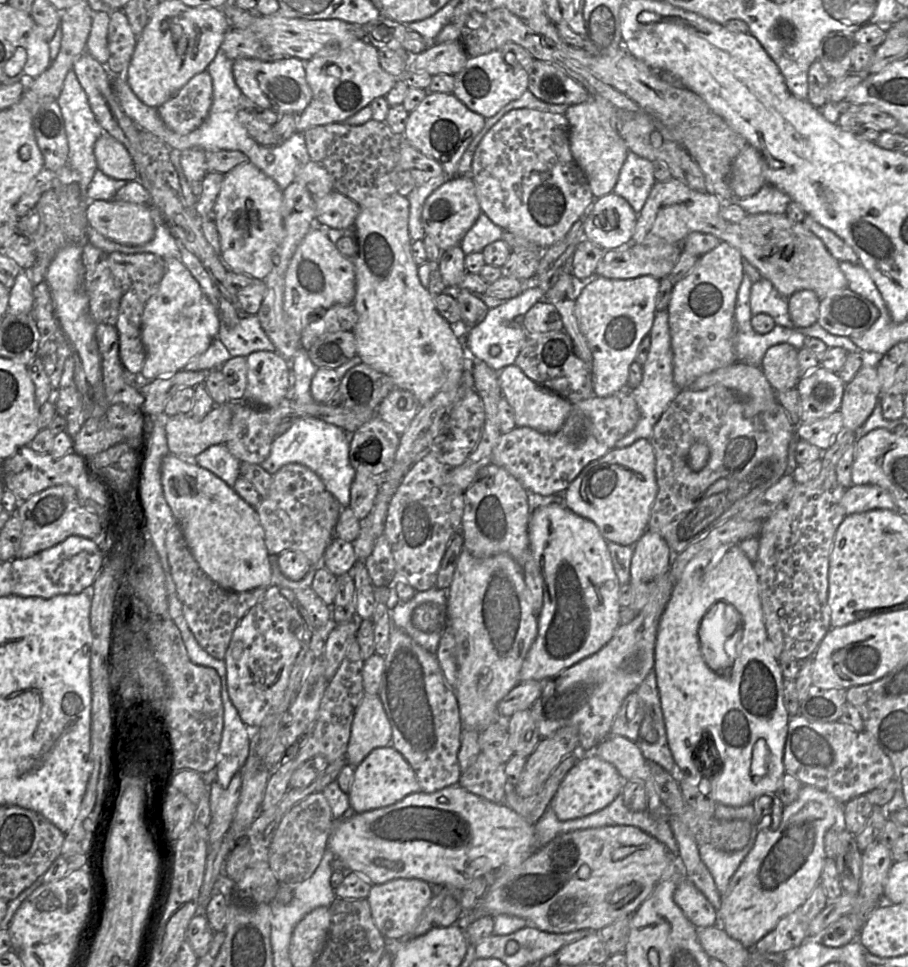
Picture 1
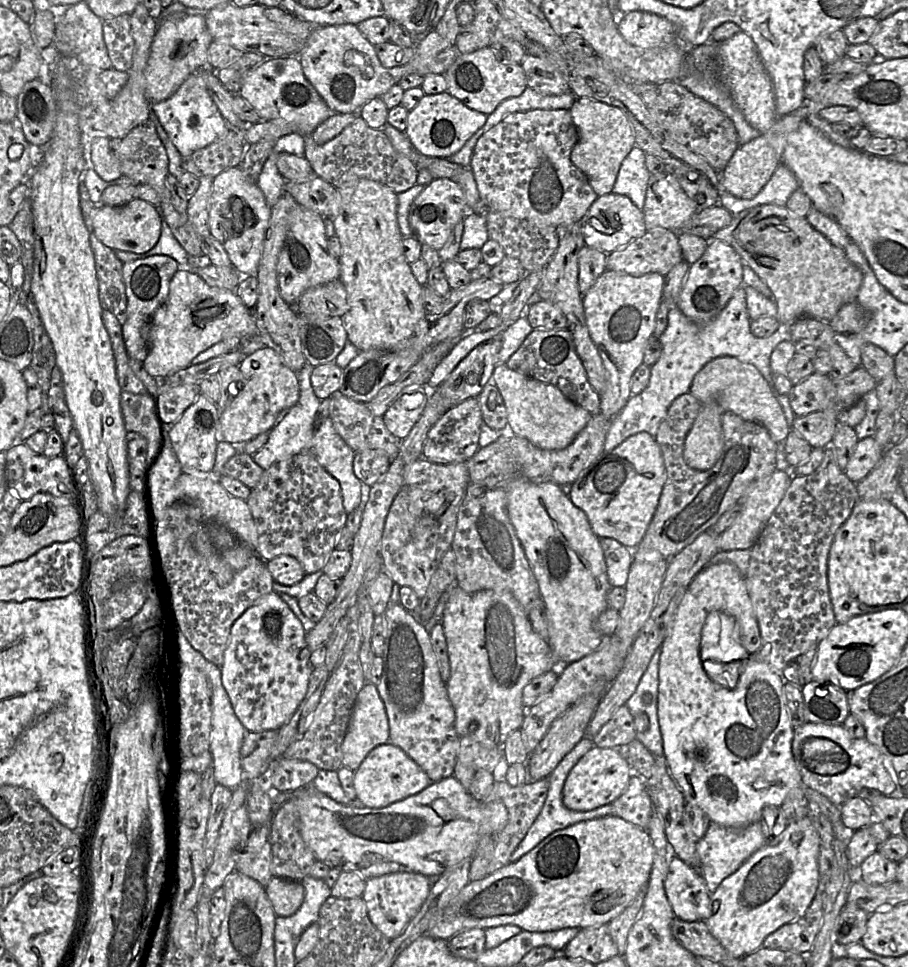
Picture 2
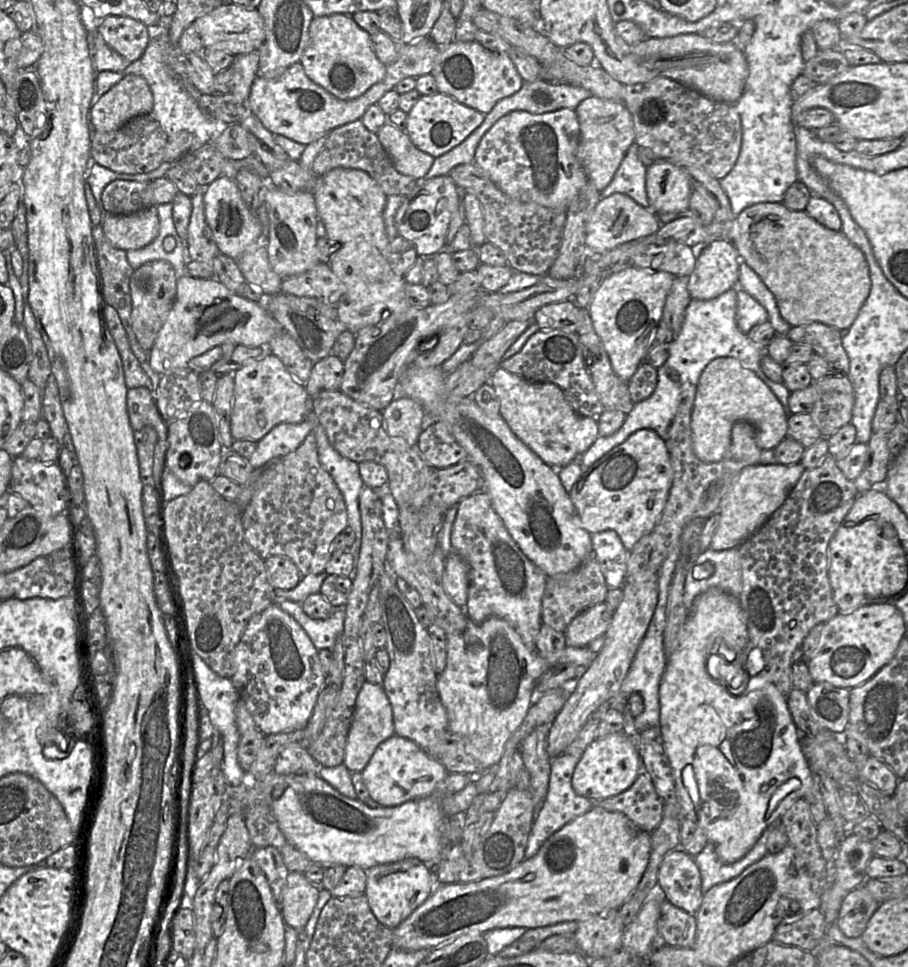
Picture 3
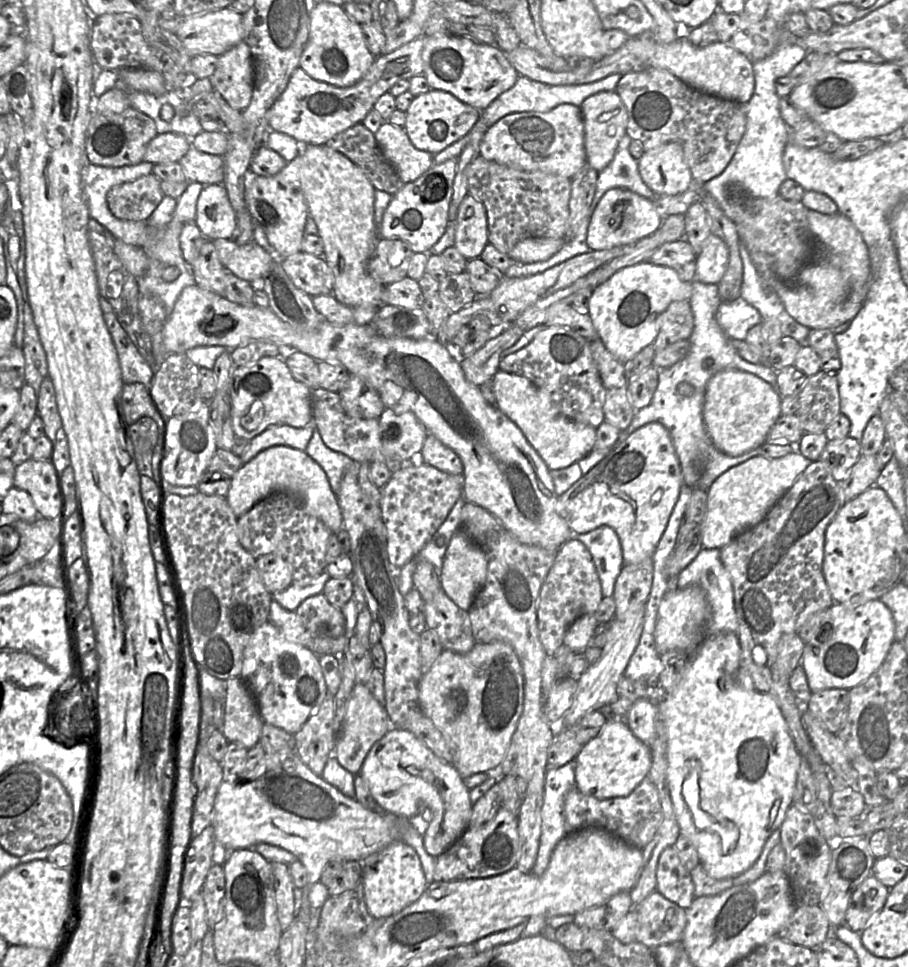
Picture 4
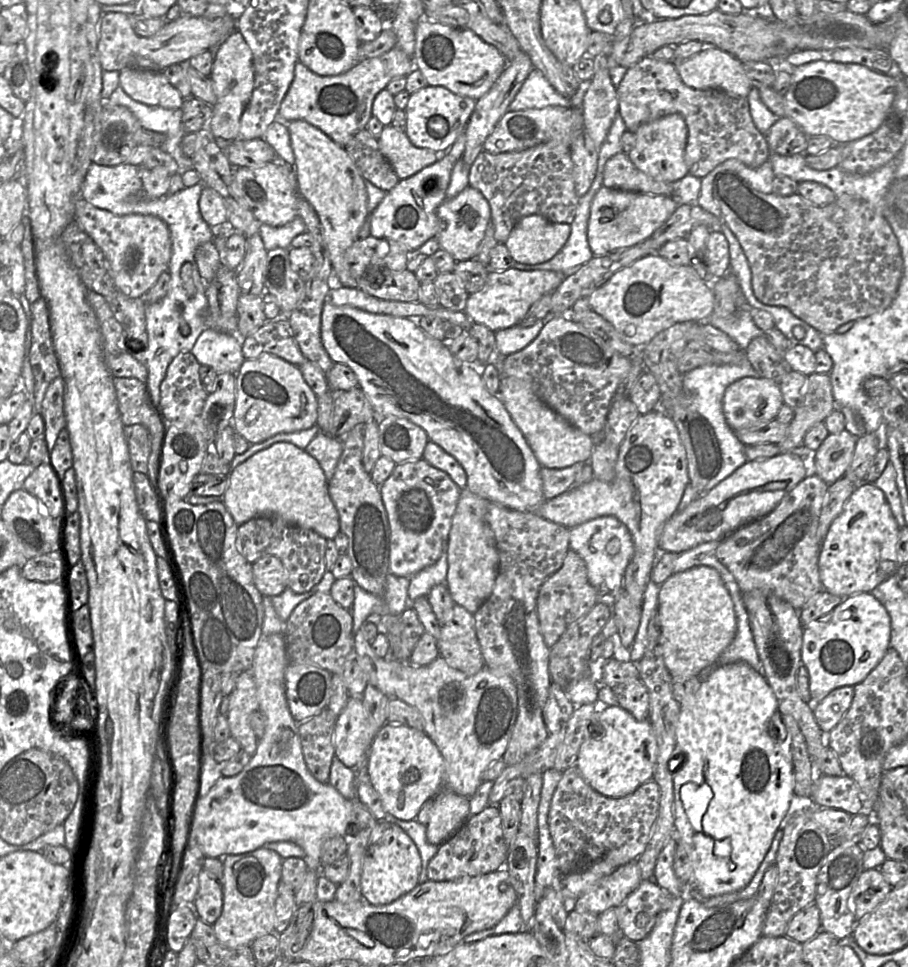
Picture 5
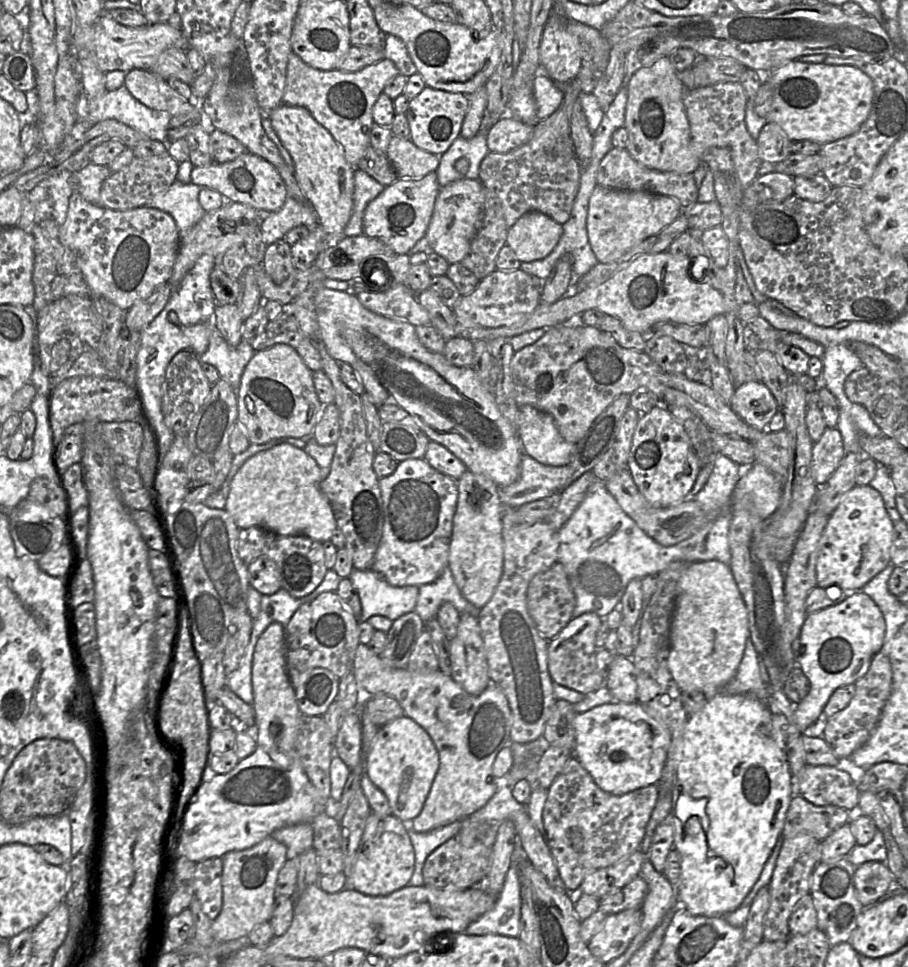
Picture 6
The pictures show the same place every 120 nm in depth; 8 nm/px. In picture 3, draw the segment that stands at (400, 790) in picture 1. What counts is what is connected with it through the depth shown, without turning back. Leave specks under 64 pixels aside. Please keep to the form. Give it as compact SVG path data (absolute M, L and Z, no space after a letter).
M393 734L376 748L361 774L370 798L382 807L394 807L437 792L448 771L416 743Z

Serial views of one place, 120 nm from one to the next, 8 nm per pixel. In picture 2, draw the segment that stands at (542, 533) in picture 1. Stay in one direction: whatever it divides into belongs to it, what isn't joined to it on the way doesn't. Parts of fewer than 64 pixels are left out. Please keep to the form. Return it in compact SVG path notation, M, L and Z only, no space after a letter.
M518 478L510 483L506 488L507 499L508 499L508 514L510 521L515 529L516 535L523 547L524 553L532 567L533 573L539 584L540 595L543 599L546 610L547 618L549 622L548 638L547 642L558 662L559 665L567 665L580 660L581 658L596 651L604 642L605 636L602 635L595 628L595 621L598 616L608 608L607 595L611 589L608 581L606 562L604 558L604 553L600 544L599 537L593 532L589 520L586 514L576 507L569 496L566 495L561 487L554 483L533 483L526 478Z

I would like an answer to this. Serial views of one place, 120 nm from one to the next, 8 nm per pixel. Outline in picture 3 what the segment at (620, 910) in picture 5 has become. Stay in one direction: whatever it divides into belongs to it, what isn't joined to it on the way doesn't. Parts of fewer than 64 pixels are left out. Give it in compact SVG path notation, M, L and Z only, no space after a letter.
M666 899L660 904L658 920L659 937L669 946L691 949L696 940L696 919L694 915L674 906Z

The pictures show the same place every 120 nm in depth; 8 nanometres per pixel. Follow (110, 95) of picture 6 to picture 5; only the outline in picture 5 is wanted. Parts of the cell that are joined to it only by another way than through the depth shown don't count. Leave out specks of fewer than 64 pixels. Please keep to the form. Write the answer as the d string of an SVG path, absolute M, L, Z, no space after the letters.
M120 85L104 104L125 106L135 115L142 128L165 133L167 139L159 148L176 161L177 173L183 174L194 169L191 157L186 156L181 149L185 134L181 124L182 108L168 109L146 105L132 99Z

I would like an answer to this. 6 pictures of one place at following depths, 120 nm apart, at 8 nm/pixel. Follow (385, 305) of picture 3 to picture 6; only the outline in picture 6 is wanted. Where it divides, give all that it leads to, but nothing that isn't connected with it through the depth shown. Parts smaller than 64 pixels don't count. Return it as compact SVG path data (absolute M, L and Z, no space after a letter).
M282 103L268 118L293 160L297 183L315 209L320 225L331 236L329 247L335 246L346 237L344 229L352 214L355 169L346 161L342 147L308 109Z

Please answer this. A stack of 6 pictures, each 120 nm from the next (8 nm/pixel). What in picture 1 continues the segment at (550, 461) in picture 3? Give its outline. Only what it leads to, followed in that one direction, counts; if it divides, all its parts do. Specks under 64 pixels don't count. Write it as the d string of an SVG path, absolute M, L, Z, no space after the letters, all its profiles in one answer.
M509 365L498 373L503 398L515 413L516 427L529 427L543 434L555 434L563 427L572 410L570 401L532 381L516 365Z

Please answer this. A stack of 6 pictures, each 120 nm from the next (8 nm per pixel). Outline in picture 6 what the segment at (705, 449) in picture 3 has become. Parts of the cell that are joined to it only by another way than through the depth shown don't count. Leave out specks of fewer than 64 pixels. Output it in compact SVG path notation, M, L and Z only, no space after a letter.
M759 381L736 387L729 405L743 421L759 430L767 430L767 425L780 409L771 391Z

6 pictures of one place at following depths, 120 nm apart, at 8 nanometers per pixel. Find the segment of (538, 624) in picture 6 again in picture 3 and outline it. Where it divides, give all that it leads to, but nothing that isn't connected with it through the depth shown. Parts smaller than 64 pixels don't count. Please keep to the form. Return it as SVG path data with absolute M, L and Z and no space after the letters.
M594 556L587 558L574 570L547 577L542 599L541 621L558 632L565 633L567 626L582 611L605 602L608 586Z

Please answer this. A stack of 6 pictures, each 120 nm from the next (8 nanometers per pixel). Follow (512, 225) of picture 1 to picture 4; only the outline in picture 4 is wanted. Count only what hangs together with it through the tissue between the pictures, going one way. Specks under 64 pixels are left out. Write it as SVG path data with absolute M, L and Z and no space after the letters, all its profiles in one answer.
M565 103L548 112L506 115L486 131L480 143L480 156L514 168L538 170L572 179L587 163L581 108Z

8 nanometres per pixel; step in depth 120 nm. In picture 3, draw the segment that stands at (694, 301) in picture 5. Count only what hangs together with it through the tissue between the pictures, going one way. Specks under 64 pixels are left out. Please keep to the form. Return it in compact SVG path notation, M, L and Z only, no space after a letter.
M627 267L602 280L587 308L614 372L625 383L629 384L641 363L646 361L674 278L665 271Z

